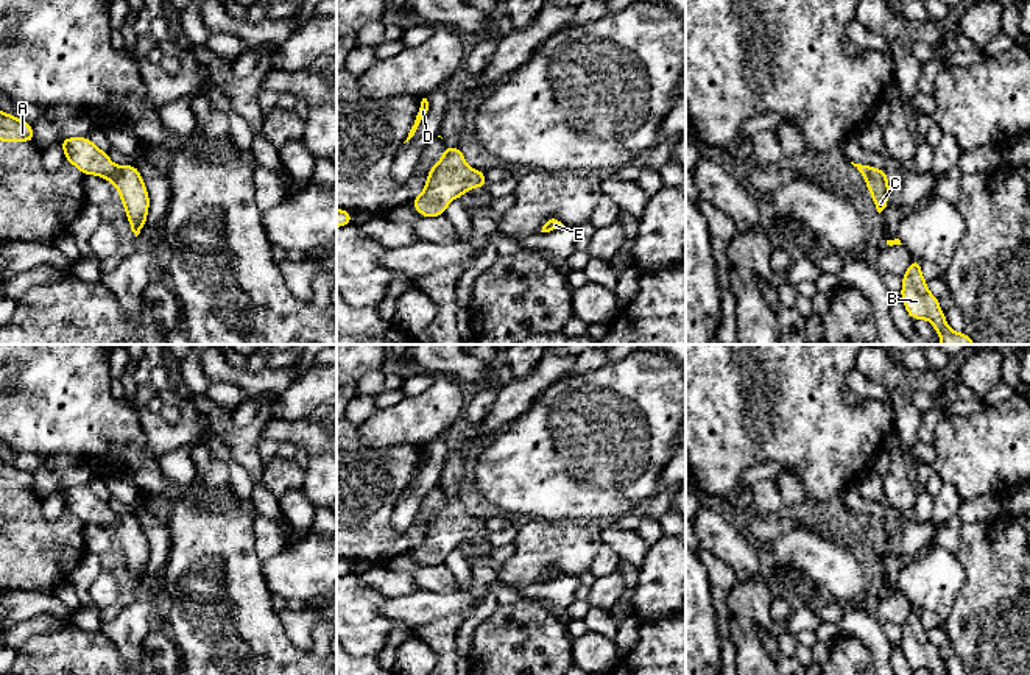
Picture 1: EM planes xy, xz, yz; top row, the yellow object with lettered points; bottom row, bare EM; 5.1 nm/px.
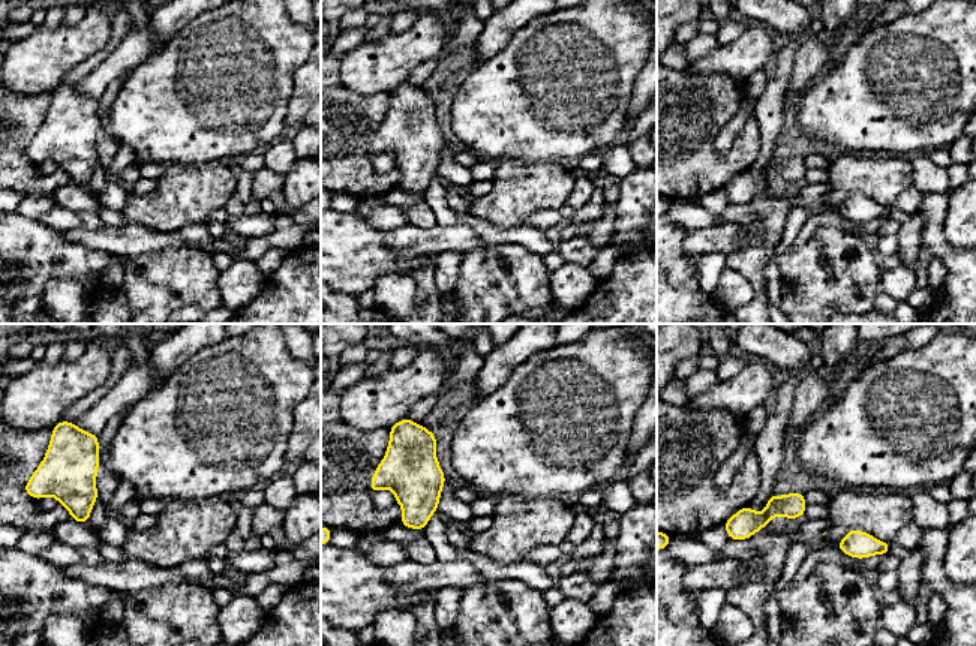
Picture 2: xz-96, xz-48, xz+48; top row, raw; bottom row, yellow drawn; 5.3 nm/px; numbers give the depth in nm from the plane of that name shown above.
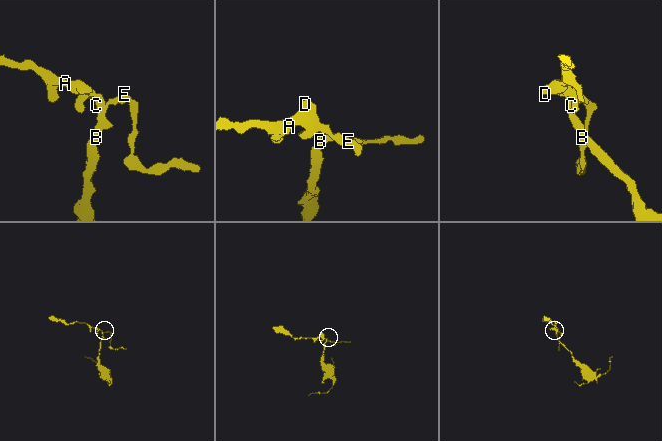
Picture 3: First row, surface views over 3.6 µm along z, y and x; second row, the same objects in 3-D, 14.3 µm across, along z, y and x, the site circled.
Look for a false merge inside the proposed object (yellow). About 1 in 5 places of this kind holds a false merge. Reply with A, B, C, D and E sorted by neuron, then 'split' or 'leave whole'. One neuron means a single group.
A B C D E | leave whole

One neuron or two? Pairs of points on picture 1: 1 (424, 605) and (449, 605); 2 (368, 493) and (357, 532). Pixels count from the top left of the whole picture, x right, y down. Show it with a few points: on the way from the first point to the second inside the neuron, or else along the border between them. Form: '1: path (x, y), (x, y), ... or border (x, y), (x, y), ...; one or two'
1: path (430, 605), (443, 605); one
2: path (359, 502), (357, 523); one

